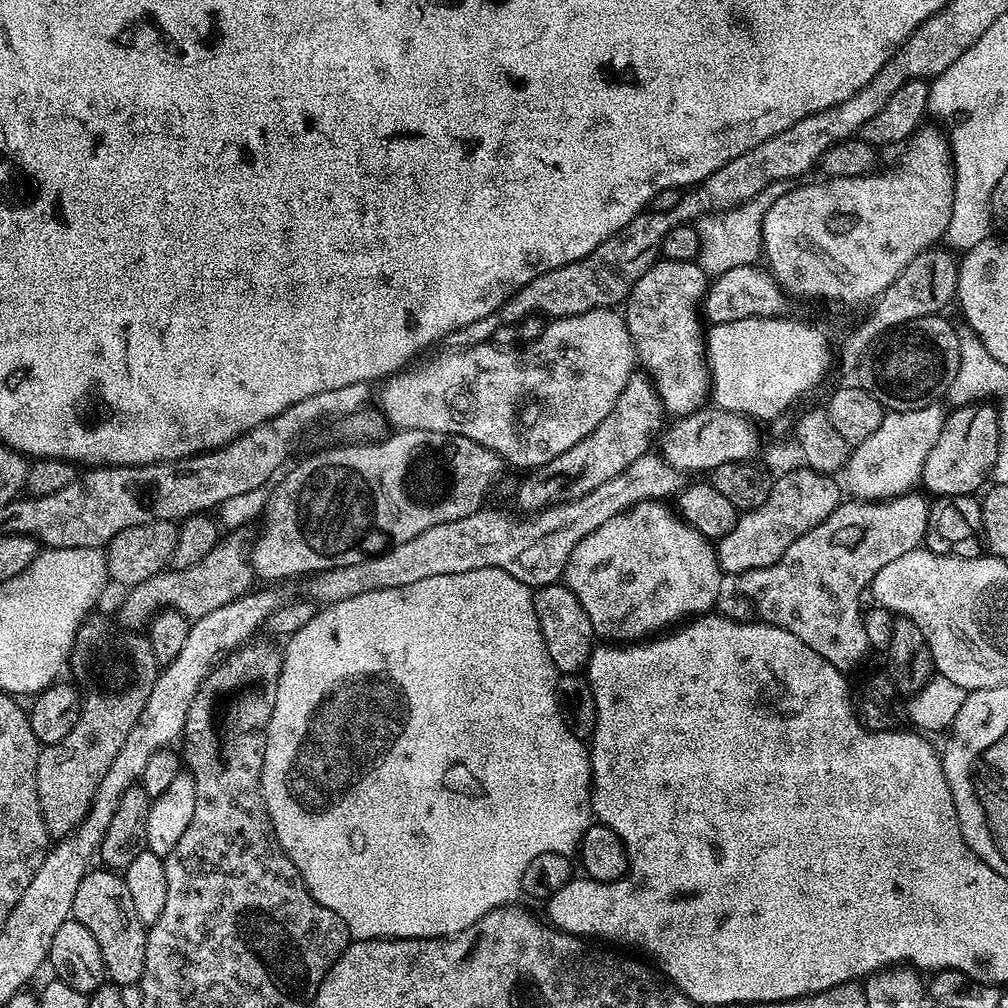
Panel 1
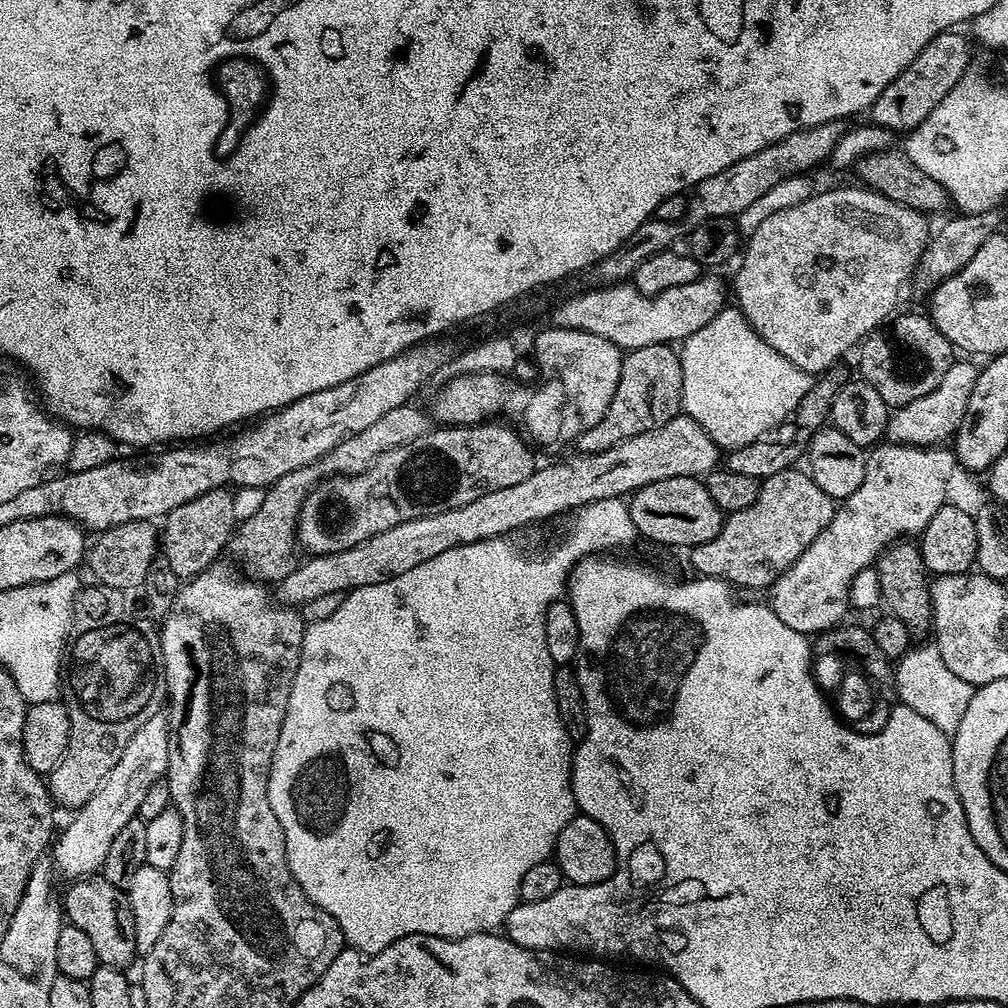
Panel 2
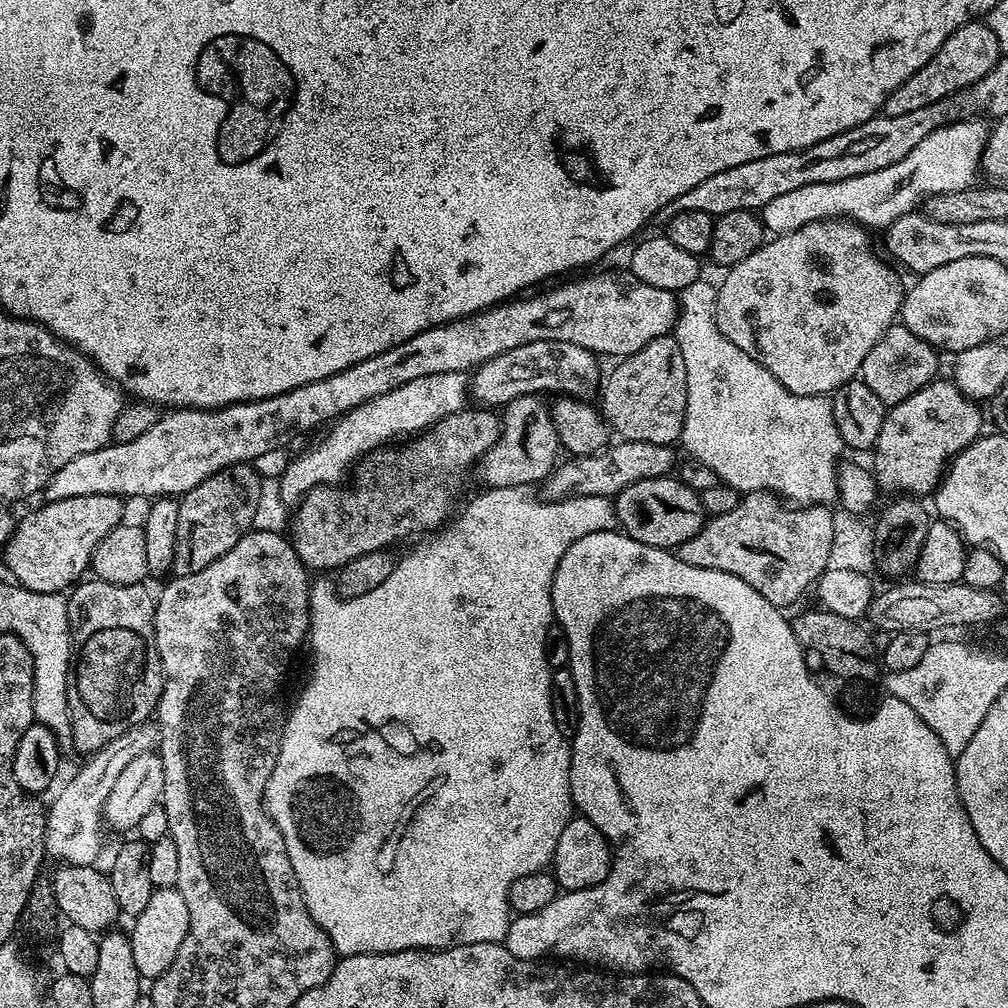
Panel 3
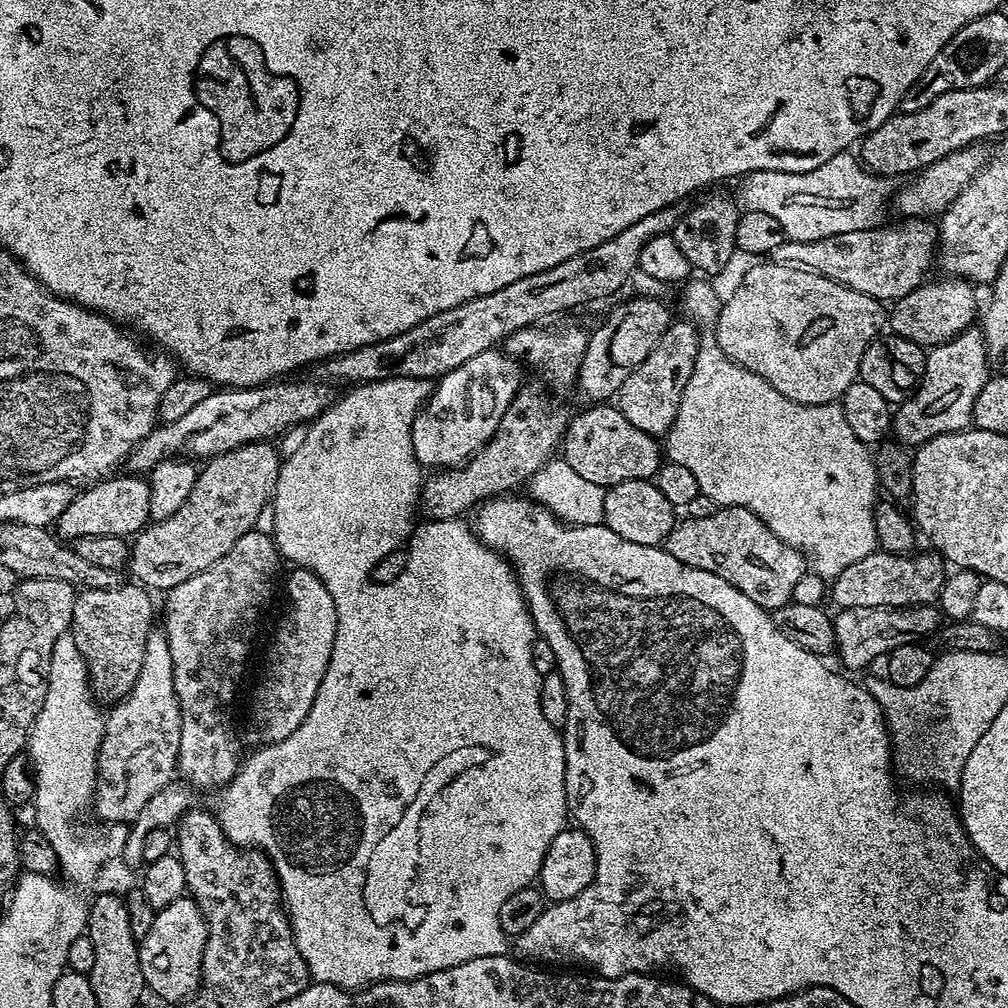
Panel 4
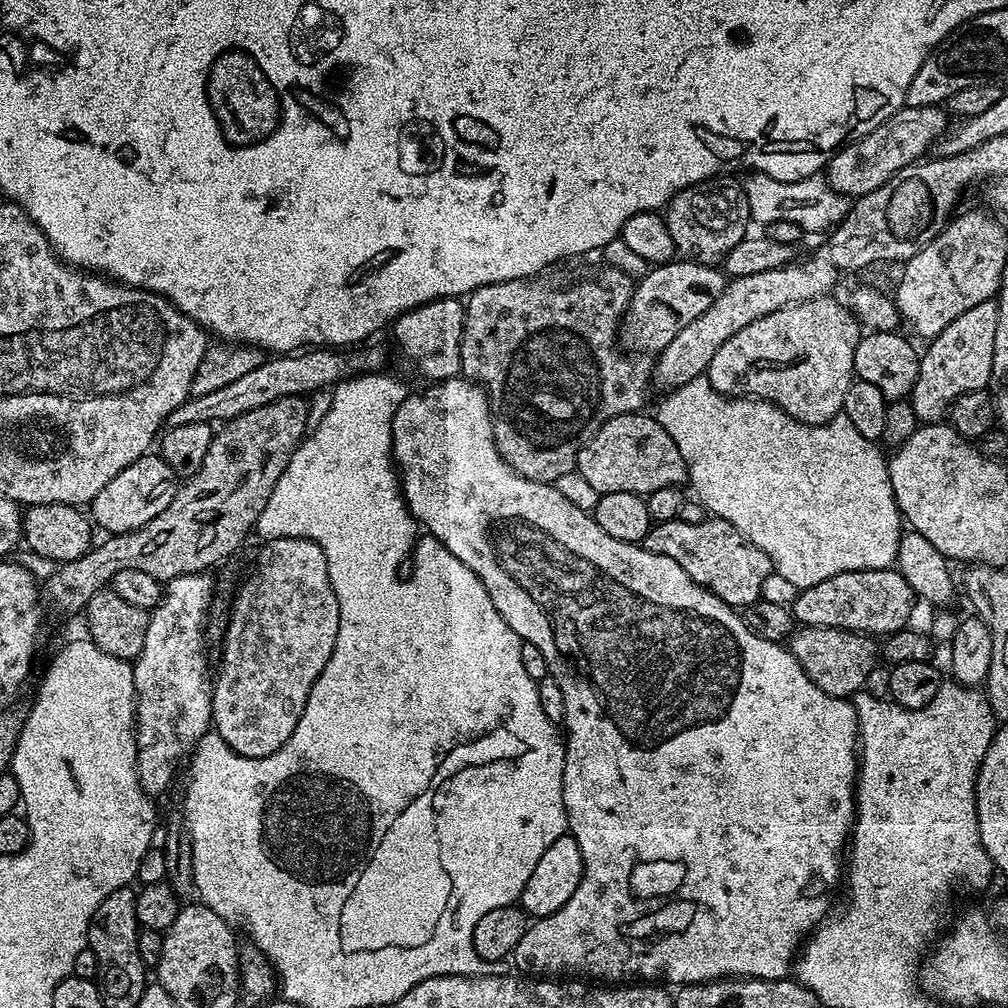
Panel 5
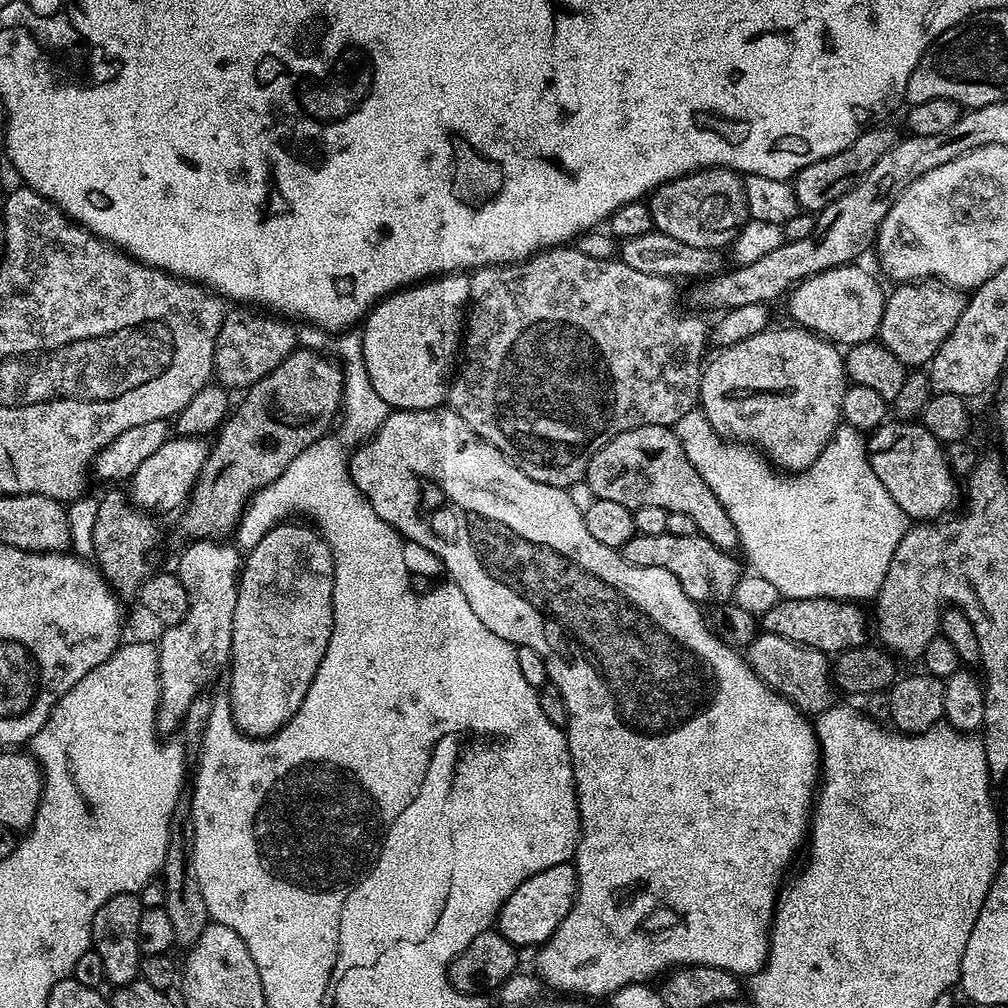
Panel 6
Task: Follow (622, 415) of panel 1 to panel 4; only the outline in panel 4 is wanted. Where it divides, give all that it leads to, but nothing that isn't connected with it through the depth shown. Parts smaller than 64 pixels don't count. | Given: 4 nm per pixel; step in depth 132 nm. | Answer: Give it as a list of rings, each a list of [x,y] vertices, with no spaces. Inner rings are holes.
[[[684,318],[677,319],[664,331],[658,346],[646,354],[646,362],[622,382],[618,393],[619,410],[631,424],[638,426],[638,430],[646,430],[646,434],[657,438],[667,437],[682,402],[682,390],[686,390],[686,382],[690,382],[690,370],[694,370],[699,345],[696,325]]]

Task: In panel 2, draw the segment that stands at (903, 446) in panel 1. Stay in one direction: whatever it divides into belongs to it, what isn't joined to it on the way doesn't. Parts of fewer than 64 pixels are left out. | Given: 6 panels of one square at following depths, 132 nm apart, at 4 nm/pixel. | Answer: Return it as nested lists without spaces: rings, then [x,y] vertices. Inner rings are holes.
[[[960,358],[946,370],[942,382],[930,390],[930,394],[922,394],[922,398],[914,398],[906,406],[895,409],[888,418],[887,439],[894,444],[915,444],[917,448],[940,446],[955,437],[958,426],[966,414],[966,406],[970,406],[970,394],[974,394],[977,365],[972,365],[968,358]]]

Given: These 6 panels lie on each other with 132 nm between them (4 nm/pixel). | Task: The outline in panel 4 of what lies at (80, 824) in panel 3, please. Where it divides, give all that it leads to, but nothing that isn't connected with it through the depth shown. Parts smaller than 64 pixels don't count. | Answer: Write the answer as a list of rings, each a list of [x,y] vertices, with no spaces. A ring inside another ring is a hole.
[[[153,630],[146,638],[146,658],[142,658],[142,670],[138,670],[138,680],[128,695],[107,713],[104,721],[104,737],[100,752],[96,755],[96,790],[94,793],[94,812],[105,824],[130,825],[142,806],[154,794],[177,779],[178,742],[182,738],[180,703],[174,690],[174,662],[170,662],[170,646],[163,631]]]

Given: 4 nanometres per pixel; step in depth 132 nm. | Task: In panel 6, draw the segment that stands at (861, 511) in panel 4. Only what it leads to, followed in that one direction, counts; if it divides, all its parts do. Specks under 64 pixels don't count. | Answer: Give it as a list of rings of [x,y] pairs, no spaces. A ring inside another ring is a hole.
[[[693,410],[682,414],[682,418],[678,418],[678,422],[674,425],[674,431],[676,437],[682,442],[682,450],[686,450],[686,458],[690,458],[690,466],[694,466],[694,470],[698,470],[698,474],[702,474],[702,482],[706,482],[706,486],[710,486],[710,490],[714,490],[714,498],[718,498],[718,502],[722,502],[726,514],[730,514],[730,522],[734,522],[734,530],[738,530],[739,547],[744,548],[749,562],[752,563],[751,571],[757,576],[766,578],[766,582],[770,582],[774,586],[774,590],[780,592],[783,599],[830,598],[845,602],[865,602],[864,600],[871,601],[880,591],[882,582],[886,578],[886,570],[890,570],[890,558],[894,558],[894,550],[898,546],[898,542],[902,542],[902,538],[908,533],[910,521],[908,515],[902,510],[902,506],[898,506],[898,502],[894,502],[894,498],[890,498],[890,490],[886,490],[886,486],[882,486],[882,482],[878,482],[878,474],[874,474],[868,461],[868,446],[865,437],[857,428],[841,423],[840,427],[834,430],[830,442],[826,442],[824,452],[818,454],[818,458],[812,465],[799,474],[781,474],[773,467],[768,457],[753,445],[724,439],[723,436],[717,434],[714,426],[710,426],[703,410]]]

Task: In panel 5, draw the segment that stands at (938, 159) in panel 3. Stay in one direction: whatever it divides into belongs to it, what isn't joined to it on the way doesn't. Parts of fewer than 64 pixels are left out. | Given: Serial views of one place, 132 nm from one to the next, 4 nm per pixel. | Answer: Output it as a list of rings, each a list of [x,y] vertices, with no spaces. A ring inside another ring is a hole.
[[[752,172],[748,181],[743,181],[742,187],[748,203],[748,214],[760,226],[770,222],[794,222],[805,233],[824,232],[835,229],[844,219],[850,207],[849,197],[835,192],[828,185],[823,175],[807,176],[798,182],[778,182],[761,172]]]

